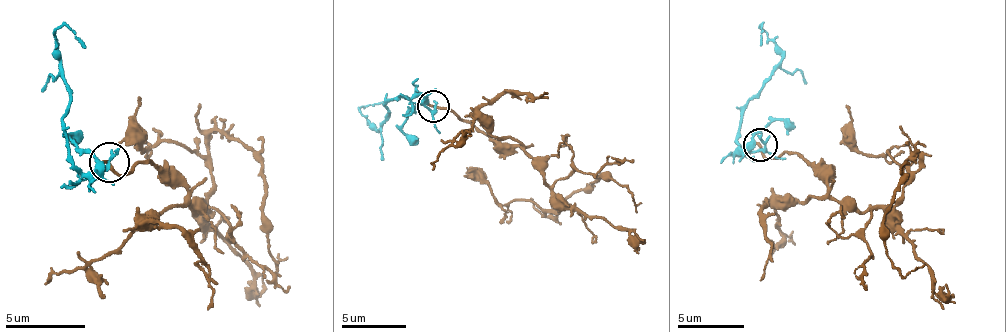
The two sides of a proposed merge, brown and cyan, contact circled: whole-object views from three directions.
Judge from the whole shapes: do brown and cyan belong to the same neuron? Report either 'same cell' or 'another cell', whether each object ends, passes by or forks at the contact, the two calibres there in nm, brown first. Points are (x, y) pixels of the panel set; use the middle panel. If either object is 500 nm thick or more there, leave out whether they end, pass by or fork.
same cell; brown ends; cyan passes by; calibres 240 and 240 nm

